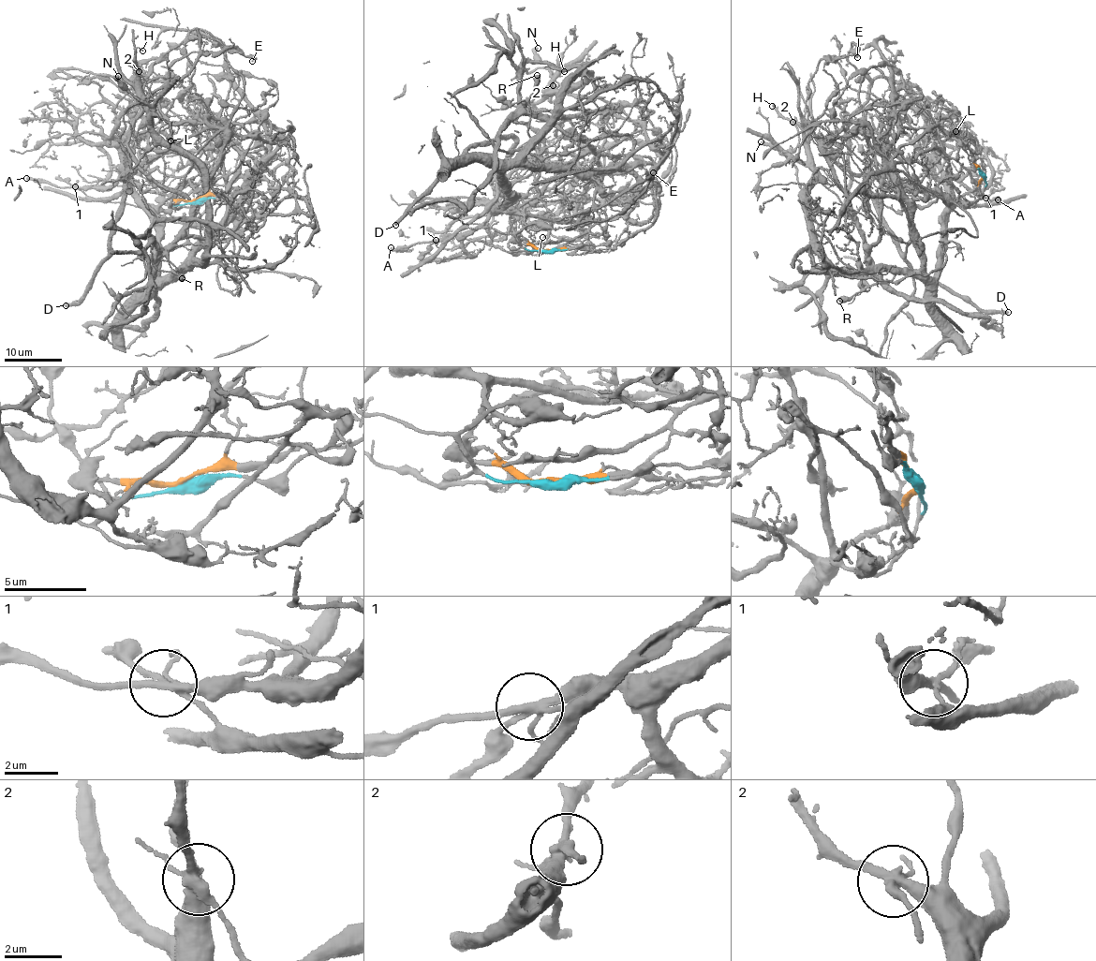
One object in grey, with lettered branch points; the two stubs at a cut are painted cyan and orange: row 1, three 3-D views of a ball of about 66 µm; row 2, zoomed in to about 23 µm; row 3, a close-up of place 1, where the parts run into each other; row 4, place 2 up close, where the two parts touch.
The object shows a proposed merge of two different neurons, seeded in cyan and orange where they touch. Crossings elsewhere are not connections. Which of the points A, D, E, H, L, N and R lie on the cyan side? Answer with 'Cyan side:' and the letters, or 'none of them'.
Cyan side: D, E, L

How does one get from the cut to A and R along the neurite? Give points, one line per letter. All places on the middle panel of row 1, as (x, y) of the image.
A: (546, 251), (539, 251), (519, 242), (518, 235), (524, 220), (521, 214), (497, 210), (468, 232), (390, 247)
R: (546, 251), (519, 242), (524, 216), (499, 180), (530, 139), (529, 98), (538, 75)

